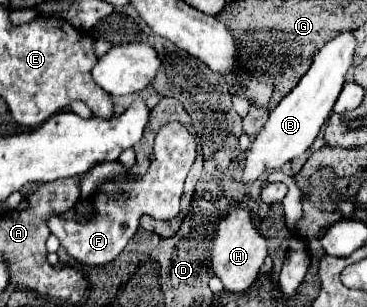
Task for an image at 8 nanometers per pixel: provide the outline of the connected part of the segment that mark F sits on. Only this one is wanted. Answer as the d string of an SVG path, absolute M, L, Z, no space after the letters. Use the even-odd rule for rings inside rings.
M167 123L159 129L155 137L155 159L153 173L145 173L143 177L119 175L113 181L105 181L99 191L93 193L91 201L95 213L89 221L53 221L49 219L51 233L61 241L61 245L73 255L77 261L97 267L111 263L127 245L127 241L135 235L139 227L139 219L143 215L151 215L155 219L167 221L179 213L179 199L183 193L185 177L195 161L195 137L187 131L183 123Z

